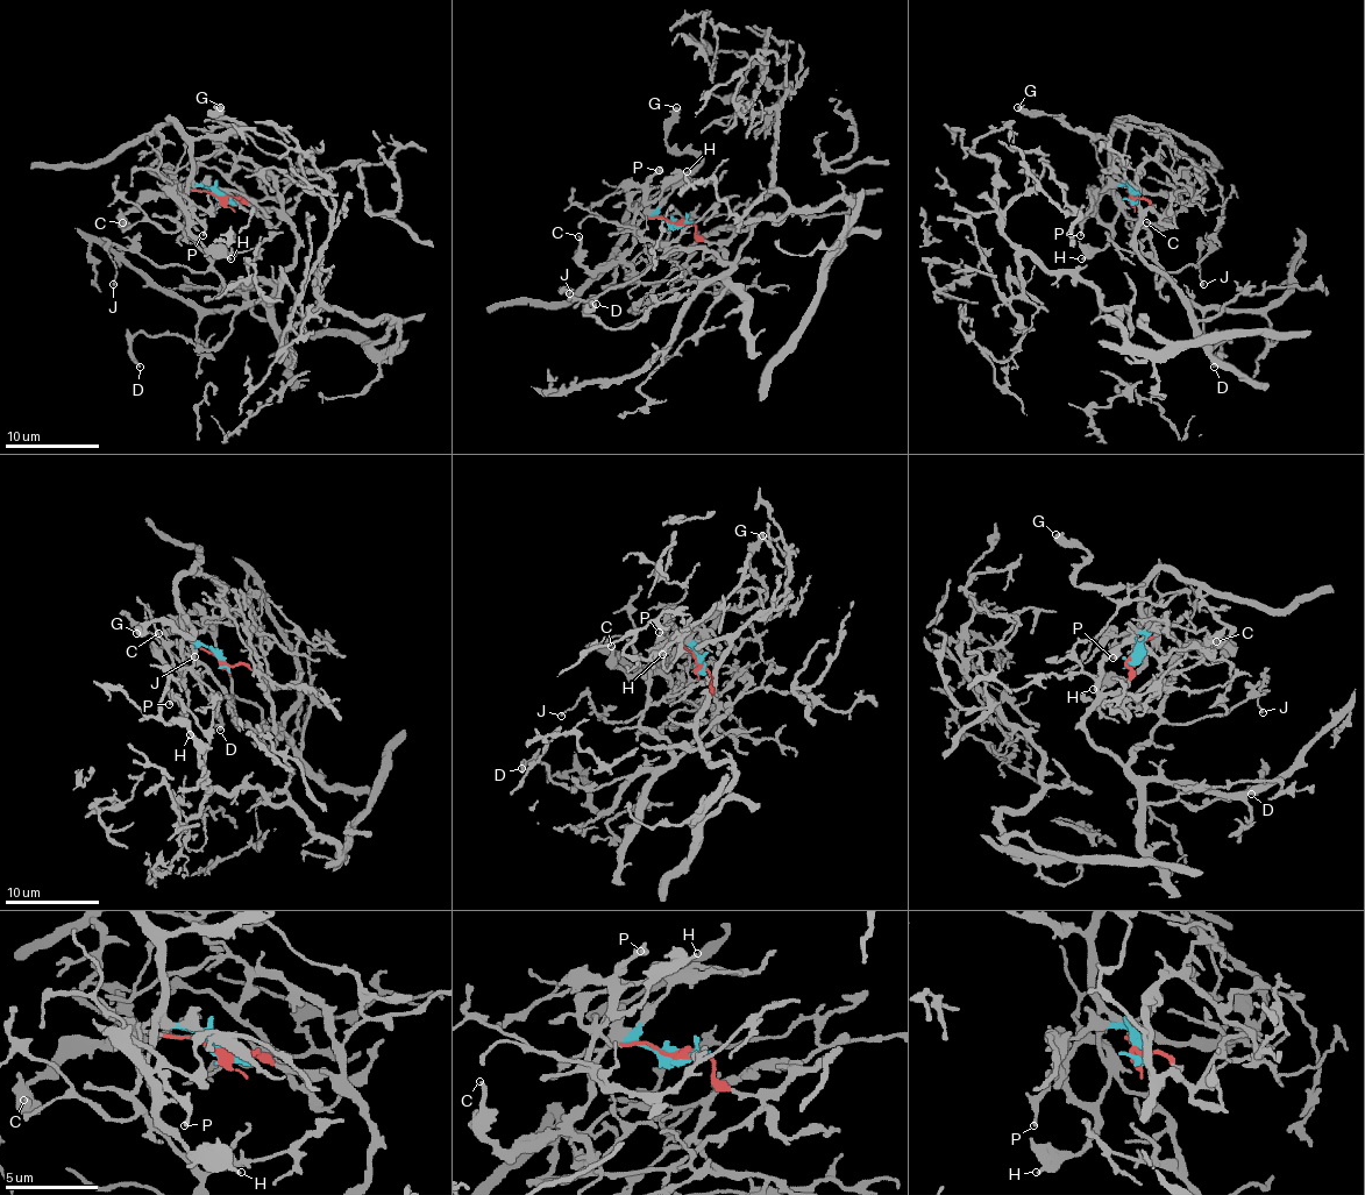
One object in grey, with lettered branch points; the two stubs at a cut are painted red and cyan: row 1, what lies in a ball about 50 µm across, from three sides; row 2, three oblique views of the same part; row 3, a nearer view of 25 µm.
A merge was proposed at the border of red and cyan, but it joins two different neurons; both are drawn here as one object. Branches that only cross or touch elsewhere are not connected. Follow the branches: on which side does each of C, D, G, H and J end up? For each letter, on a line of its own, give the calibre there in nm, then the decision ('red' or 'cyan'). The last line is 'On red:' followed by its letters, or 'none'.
C: 190 nm | cyan
D: 280 nm | red
G: 500 nm | cyan
H: 190 nm | cyan
J: 150 nm | red
On red: D, J

